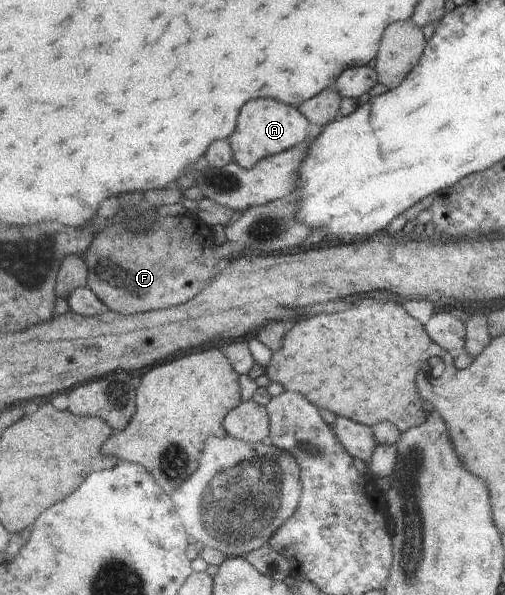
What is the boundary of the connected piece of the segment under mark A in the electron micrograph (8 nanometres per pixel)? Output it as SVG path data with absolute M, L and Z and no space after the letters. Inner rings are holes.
M260 98L248 101L248 105L244 105L236 131L228 140L235 155L235 162L244 169L252 169L265 157L288 151L308 140L308 127L310 127L308 118L304 117L296 106L274 98Z

